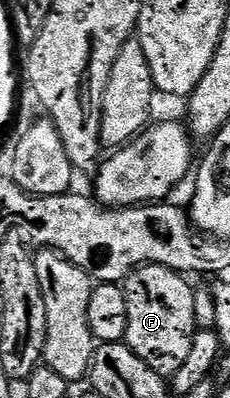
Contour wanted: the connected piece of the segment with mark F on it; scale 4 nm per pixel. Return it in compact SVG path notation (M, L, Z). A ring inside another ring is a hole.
M148 264L135 270L124 281L128 302L128 330L124 343L164 378L173 378L188 362L198 328L195 289L190 288L186 280L189 279L181 272L173 272L159 264Z

